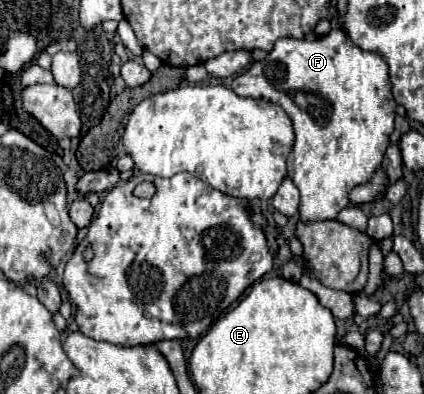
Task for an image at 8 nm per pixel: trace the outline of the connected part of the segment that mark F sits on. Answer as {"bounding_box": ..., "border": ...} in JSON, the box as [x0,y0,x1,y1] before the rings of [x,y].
{"bounding_box":[229,30,395,222],"border":[[[331,30],[327,36],[321,36],[321,38],[315,38],[313,42],[311,40],[277,40],[273,52],[267,54],[265,60],[261,62],[253,62],[251,68],[243,74],[239,74],[237,78],[233,78],[231,86],[229,86],[237,96],[249,96],[249,98],[265,98],[269,102],[275,102],[279,104],[287,116],[291,118],[293,122],[293,130],[295,130],[295,142],[293,142],[293,148],[287,156],[287,176],[297,184],[299,192],[301,192],[301,204],[299,204],[299,214],[301,214],[301,220],[305,222],[317,222],[317,220],[333,220],[343,208],[347,208],[349,204],[349,190],[353,190],[355,186],[359,184],[365,184],[373,172],[381,166],[381,160],[385,156],[385,150],[389,146],[389,134],[393,132],[393,118],[395,118],[395,100],[391,98],[391,84],[389,84],[389,70],[387,70],[387,64],[385,60],[381,60],[381,56],[377,56],[375,52],[361,52],[351,40],[349,36],[343,32],[343,30]]]}

